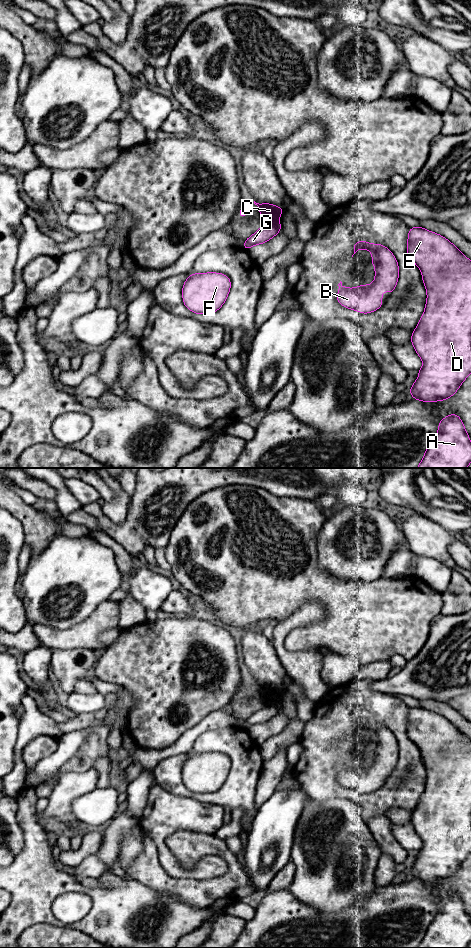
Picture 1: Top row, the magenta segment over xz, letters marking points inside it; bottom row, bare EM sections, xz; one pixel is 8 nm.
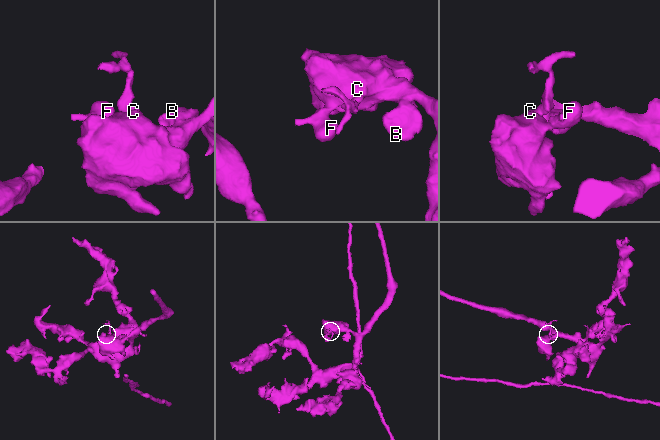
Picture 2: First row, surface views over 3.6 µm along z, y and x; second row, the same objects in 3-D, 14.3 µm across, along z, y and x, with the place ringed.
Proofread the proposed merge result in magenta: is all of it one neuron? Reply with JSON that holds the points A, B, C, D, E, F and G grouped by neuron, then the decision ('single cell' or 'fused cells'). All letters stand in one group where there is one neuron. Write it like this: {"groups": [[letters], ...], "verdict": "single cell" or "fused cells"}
{"groups": [["A", "B", "C", "D", "E", "F"], ["G"]], "verdict": "fused cells"}

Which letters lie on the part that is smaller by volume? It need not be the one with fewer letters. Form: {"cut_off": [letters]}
{"cut_off": ["G"]}

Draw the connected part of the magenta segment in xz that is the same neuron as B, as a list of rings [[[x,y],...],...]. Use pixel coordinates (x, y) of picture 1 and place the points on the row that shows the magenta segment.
[[[357,241],[354,254],[359,249],[367,249],[372,253],[375,280],[370,285],[362,284],[356,288],[345,288],[340,281],[337,301],[346,308],[366,314],[382,306],[383,291],[388,291],[389,295],[394,291],[399,277],[399,267],[393,253],[381,244]]]

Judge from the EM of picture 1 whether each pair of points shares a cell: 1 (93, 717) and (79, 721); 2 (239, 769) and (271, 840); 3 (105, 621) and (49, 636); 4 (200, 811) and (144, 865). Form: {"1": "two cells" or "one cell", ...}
{"1": "one cell", "2": "two cells", "3": "one cell", "4": "two cells"}

